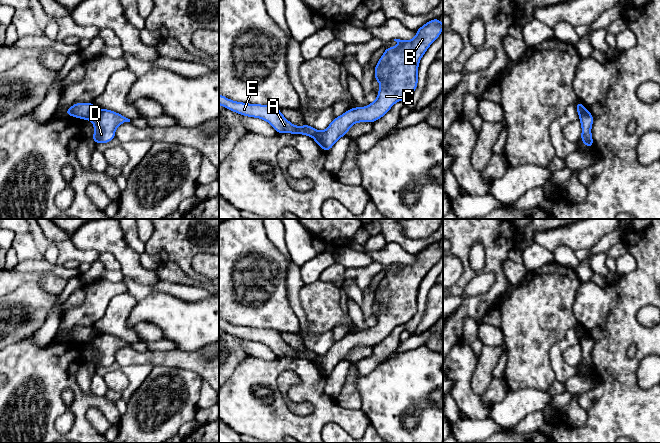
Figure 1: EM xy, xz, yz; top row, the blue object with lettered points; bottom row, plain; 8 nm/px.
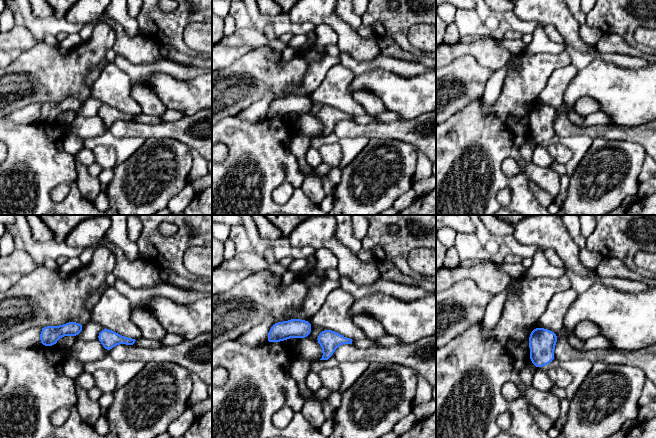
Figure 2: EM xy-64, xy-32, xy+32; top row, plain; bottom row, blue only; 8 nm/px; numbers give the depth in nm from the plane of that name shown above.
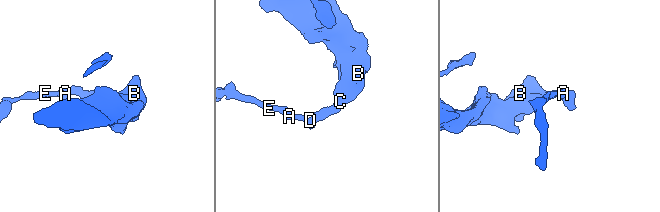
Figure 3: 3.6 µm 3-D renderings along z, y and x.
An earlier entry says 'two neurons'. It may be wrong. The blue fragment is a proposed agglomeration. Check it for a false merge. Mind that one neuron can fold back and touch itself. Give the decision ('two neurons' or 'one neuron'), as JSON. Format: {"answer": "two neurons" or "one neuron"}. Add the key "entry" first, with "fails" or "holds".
{"entry": "holds", "answer": "two neurons"}

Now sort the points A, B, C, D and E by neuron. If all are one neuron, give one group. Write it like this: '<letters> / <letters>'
A E / B C D

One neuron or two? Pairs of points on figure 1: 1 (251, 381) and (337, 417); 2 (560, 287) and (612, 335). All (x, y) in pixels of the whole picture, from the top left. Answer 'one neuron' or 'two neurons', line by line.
1: one neuron
2: two neurons

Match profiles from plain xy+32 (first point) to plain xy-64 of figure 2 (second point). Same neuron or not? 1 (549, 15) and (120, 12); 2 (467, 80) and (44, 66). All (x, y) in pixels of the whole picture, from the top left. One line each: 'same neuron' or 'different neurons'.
1: different neurons
2: same neuron

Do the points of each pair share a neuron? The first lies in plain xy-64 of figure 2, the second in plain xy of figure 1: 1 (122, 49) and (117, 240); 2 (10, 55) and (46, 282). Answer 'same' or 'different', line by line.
1: same
2: same

